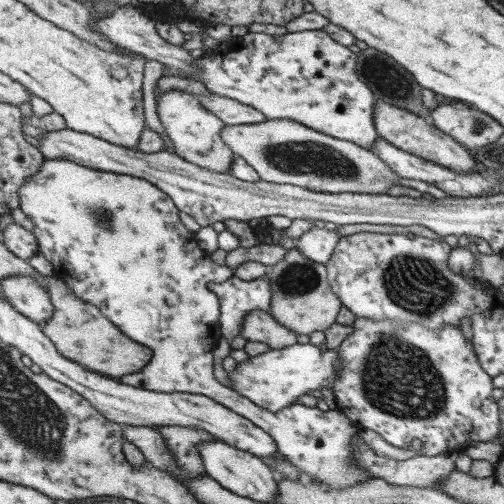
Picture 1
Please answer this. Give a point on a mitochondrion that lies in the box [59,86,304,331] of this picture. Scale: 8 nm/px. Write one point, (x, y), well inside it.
(104, 220)

